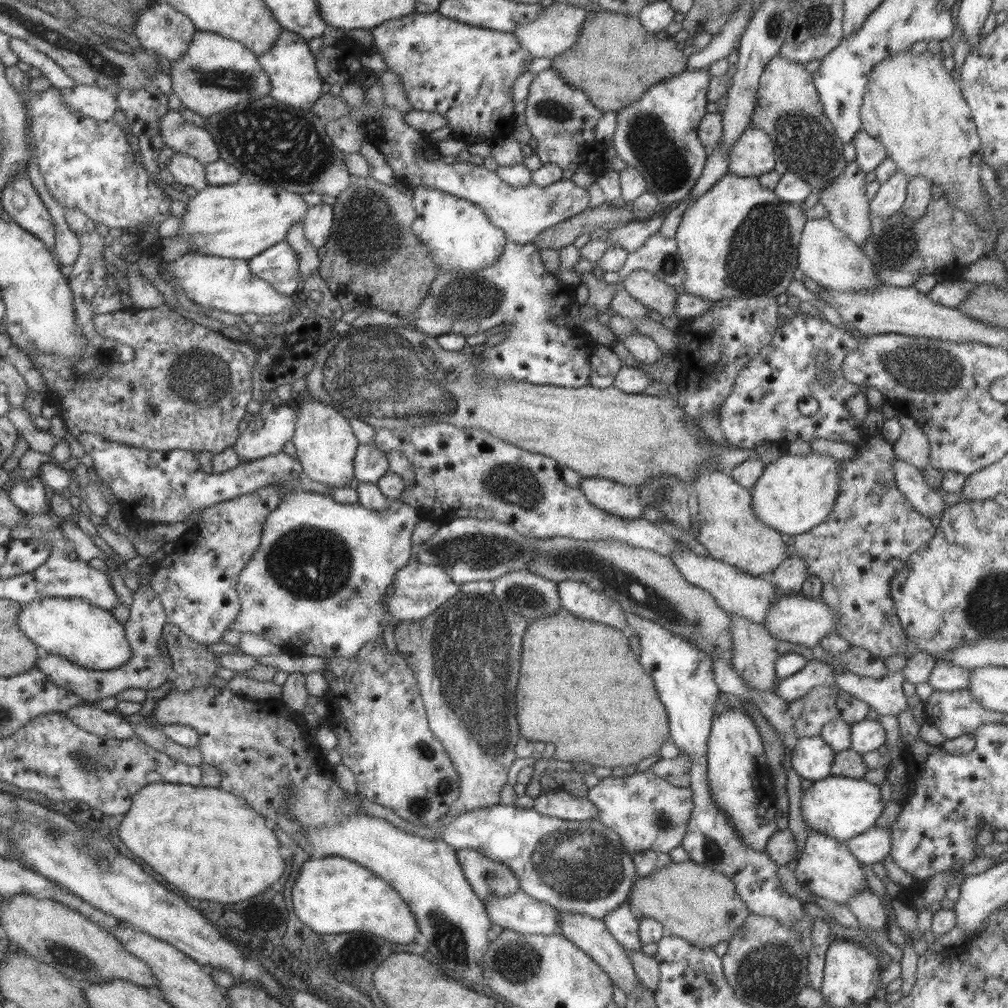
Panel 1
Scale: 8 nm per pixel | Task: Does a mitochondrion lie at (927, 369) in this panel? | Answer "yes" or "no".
yes

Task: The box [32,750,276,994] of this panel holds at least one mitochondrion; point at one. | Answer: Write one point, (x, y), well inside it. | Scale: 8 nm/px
(64, 956)

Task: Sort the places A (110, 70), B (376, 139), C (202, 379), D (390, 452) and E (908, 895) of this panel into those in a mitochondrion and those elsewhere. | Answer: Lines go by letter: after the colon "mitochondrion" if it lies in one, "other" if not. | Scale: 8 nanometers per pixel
A: mitochondrion
B: other
C: mitochondrion
D: other
E: other

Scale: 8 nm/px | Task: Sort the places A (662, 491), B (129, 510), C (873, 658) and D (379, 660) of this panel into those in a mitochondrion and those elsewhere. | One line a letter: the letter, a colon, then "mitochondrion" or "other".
A: mitochondrion
B: other
C: other
D: other

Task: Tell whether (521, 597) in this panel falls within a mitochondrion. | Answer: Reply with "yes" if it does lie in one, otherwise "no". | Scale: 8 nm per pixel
yes

